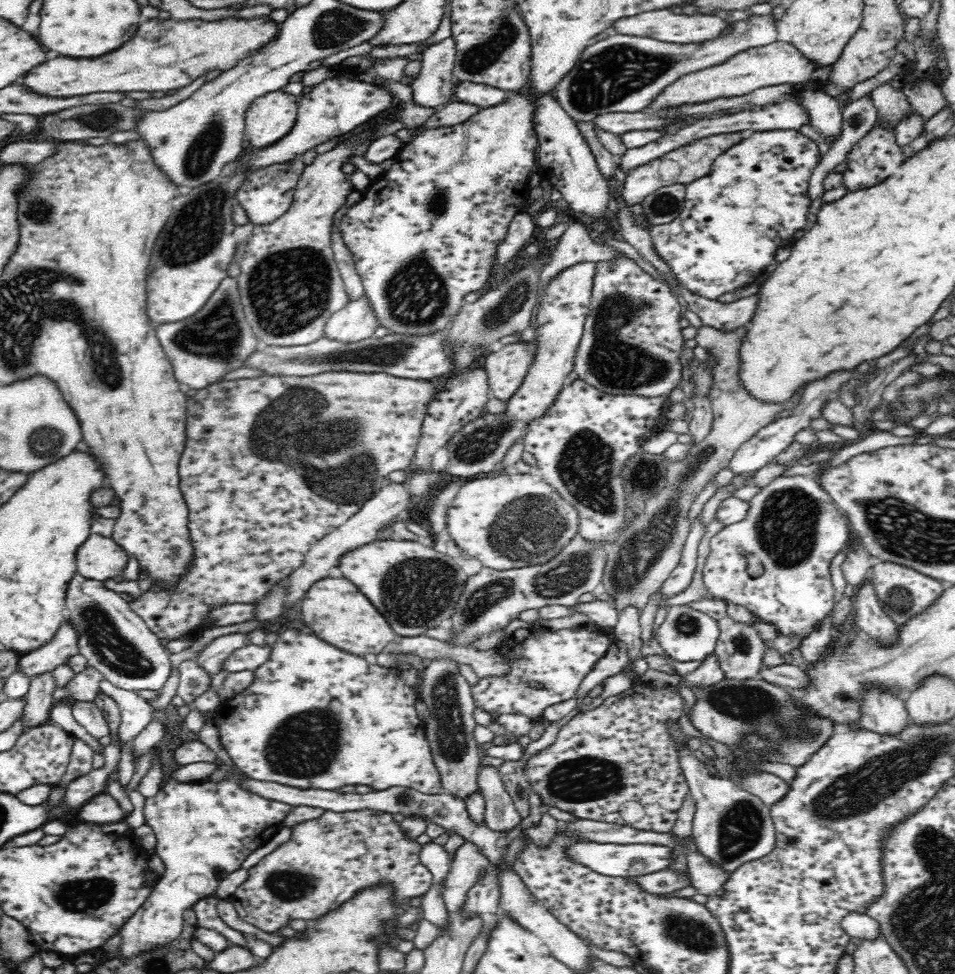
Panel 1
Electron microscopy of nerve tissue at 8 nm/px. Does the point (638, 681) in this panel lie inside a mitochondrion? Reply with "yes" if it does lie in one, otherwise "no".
no

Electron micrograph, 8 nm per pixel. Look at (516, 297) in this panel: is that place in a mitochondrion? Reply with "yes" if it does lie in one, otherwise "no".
yes

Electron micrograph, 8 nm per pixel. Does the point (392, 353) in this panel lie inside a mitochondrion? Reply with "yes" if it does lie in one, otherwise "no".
yes

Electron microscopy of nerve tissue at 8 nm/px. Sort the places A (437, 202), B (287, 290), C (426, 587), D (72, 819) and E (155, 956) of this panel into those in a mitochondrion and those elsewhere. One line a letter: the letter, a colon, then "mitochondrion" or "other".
A: mitochondrion
B: mitochondrion
C: mitochondrion
D: other
E: mitochondrion

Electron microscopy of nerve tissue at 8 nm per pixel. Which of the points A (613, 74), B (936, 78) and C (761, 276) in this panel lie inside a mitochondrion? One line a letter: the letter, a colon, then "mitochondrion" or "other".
A: mitochondrion
B: other
C: other

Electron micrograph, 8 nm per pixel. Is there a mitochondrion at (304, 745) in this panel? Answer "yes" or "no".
yes

